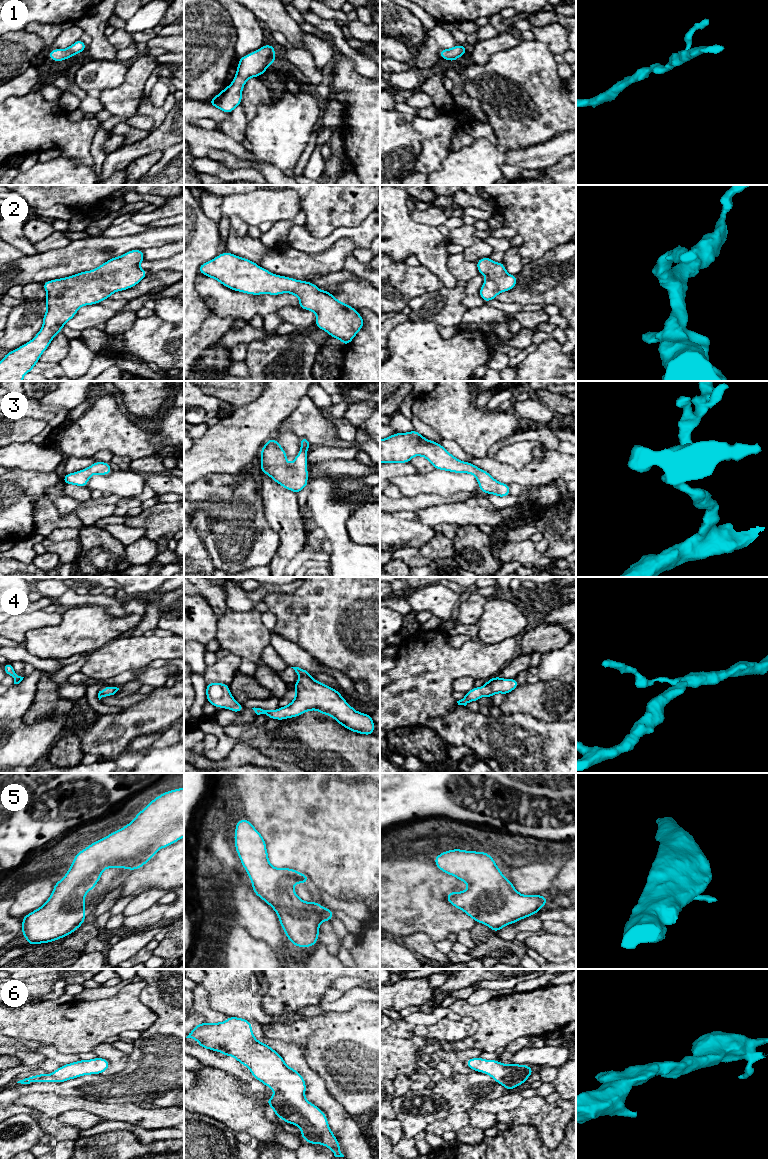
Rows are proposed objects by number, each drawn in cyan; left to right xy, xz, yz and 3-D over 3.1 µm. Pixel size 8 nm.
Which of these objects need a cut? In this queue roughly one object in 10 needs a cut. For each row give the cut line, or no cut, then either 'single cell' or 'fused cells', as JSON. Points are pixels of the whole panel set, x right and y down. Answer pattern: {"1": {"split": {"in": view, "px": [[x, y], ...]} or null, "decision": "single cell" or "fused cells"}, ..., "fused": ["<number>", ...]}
{"1": {"split": null, "decision": "single cell"}, "2": {"split": null, "decision": "single cell"}, "3": {"split": null, "decision": "single cell"}, "4": {"split": null, "decision": "single cell"}, "5": {"split": null, "decision": "single cell"}, "6": {"split": null, "decision": "single cell"}, "fused": []}

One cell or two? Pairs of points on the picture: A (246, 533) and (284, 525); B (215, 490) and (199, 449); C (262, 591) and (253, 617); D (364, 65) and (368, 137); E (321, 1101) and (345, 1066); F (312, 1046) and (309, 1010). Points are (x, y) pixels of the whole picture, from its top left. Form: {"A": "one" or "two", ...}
{"A": "two", "B": "two", "C": "two", "D": "two", "E": "two", "F": "two"}

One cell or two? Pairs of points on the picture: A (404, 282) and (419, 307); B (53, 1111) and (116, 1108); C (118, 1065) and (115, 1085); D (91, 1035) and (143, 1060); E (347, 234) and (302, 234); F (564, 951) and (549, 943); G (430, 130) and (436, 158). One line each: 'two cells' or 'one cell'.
A: two cells
B: one cell
C: two cells
D: two cells
E: one cell
F: one cell
G: one cell

